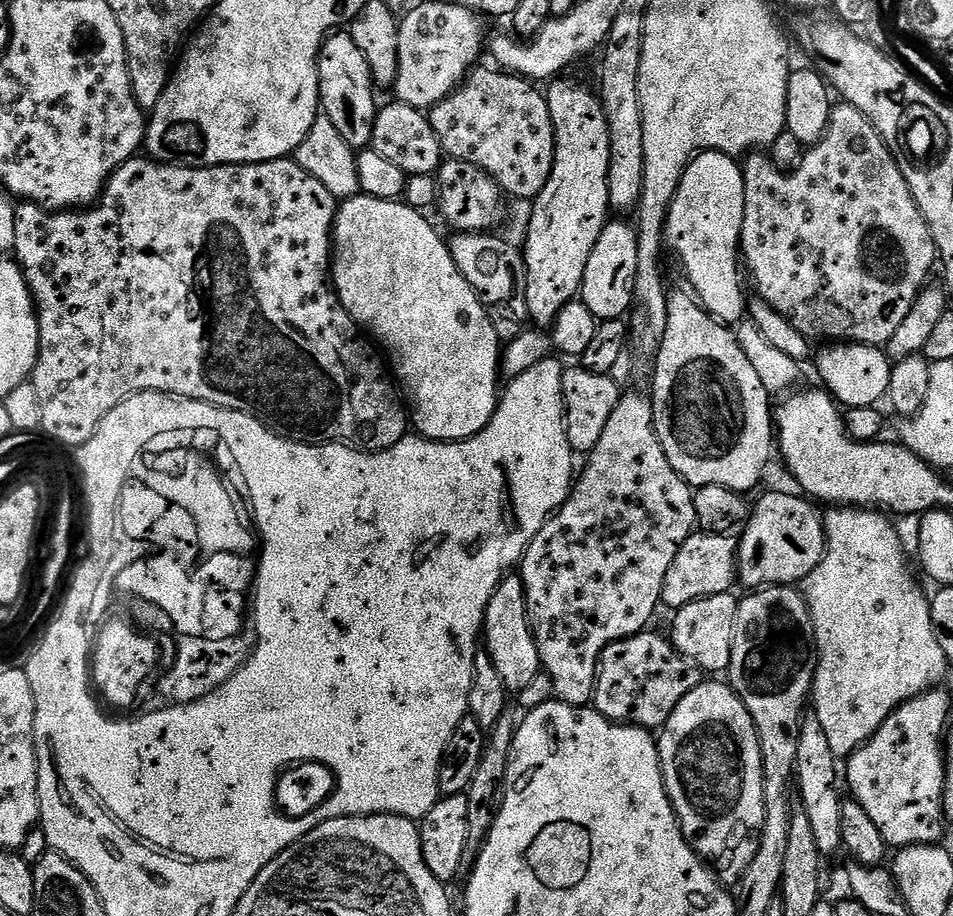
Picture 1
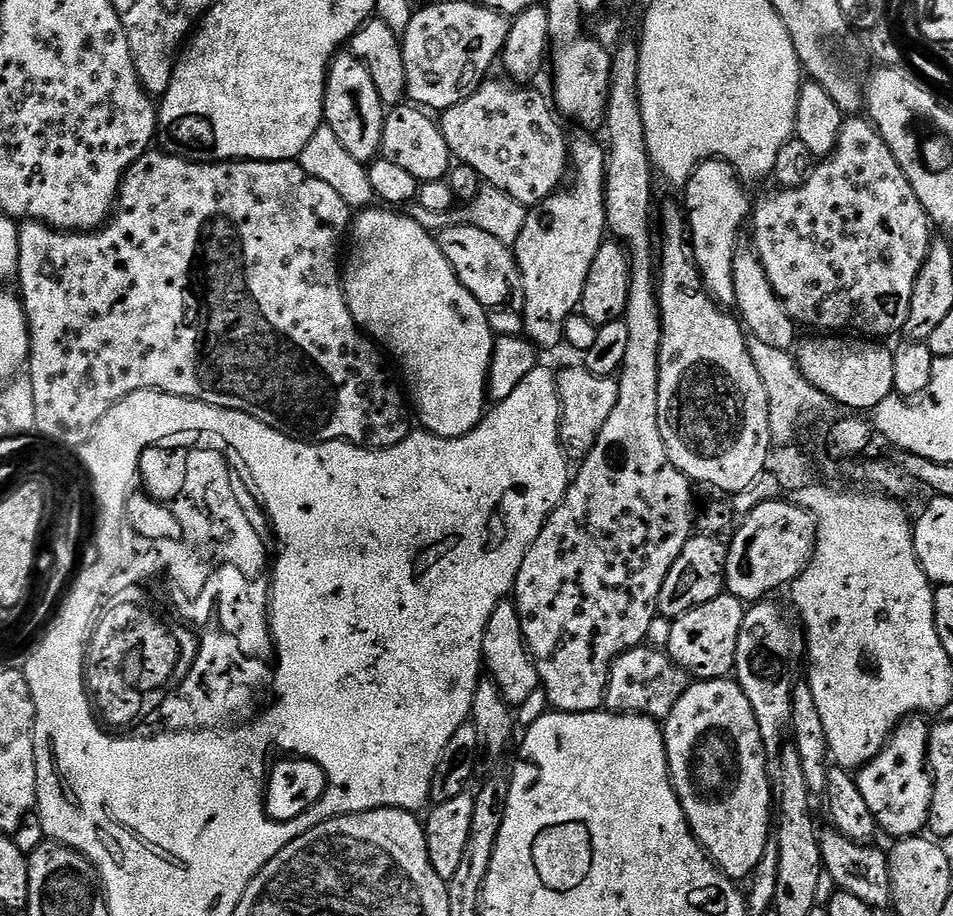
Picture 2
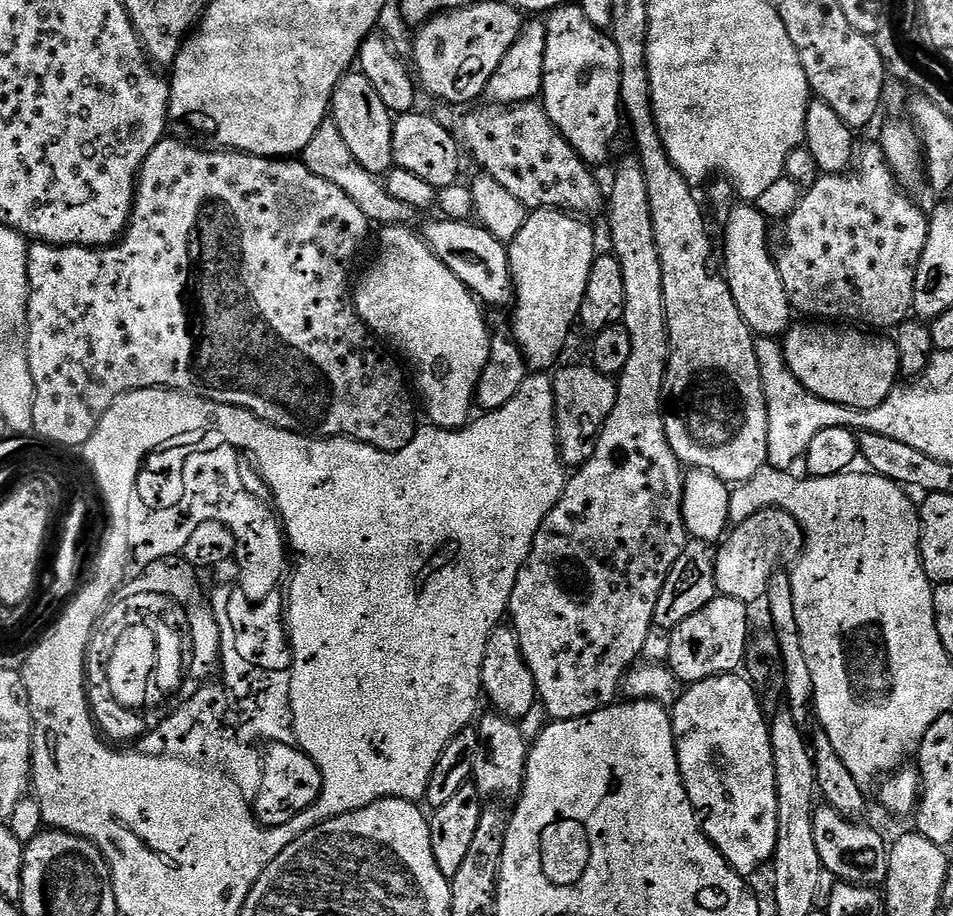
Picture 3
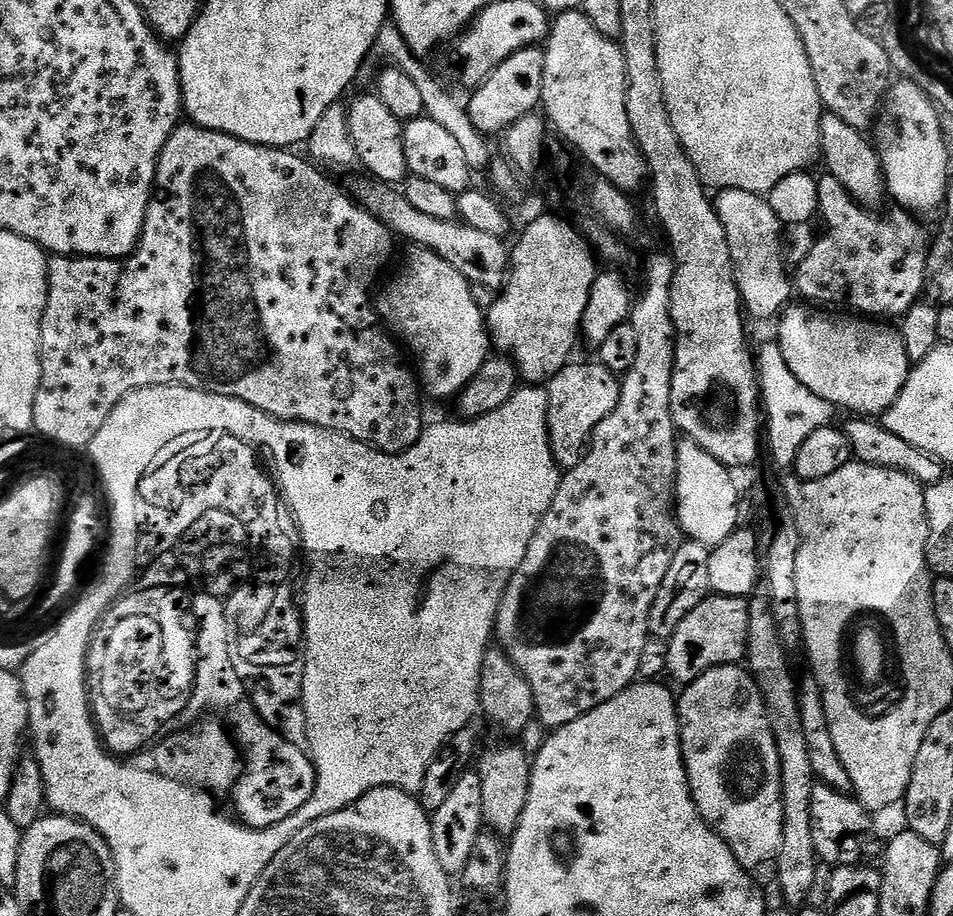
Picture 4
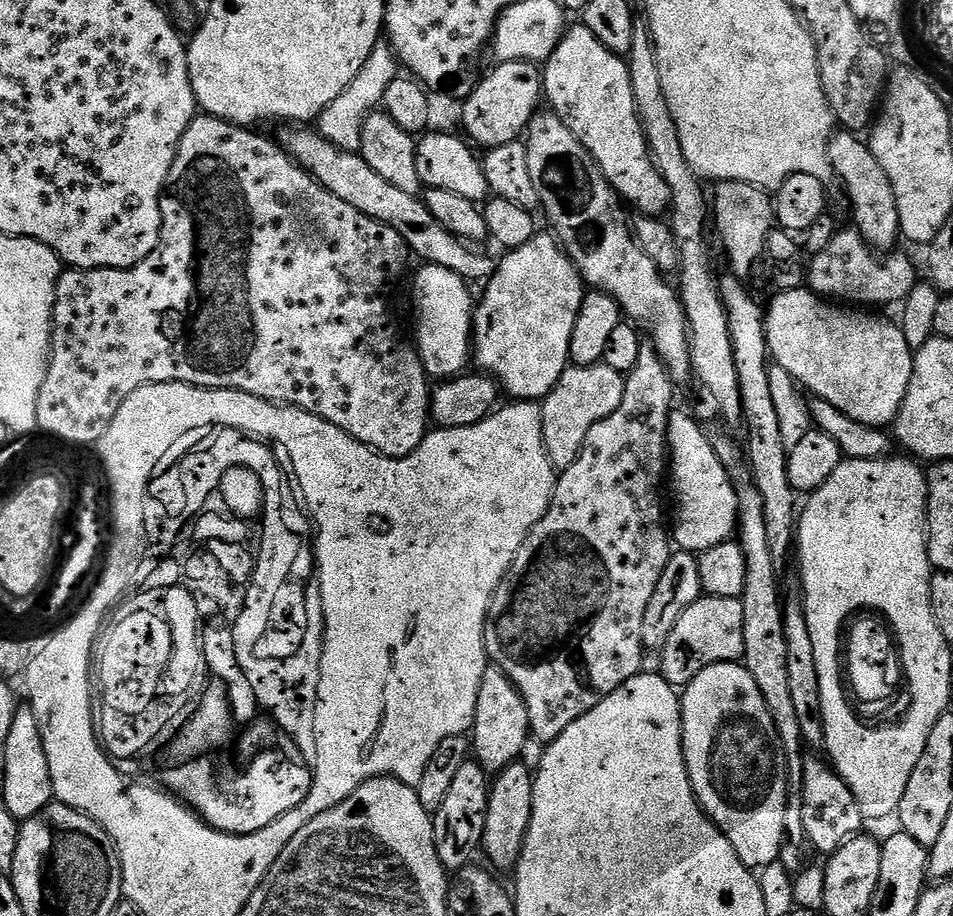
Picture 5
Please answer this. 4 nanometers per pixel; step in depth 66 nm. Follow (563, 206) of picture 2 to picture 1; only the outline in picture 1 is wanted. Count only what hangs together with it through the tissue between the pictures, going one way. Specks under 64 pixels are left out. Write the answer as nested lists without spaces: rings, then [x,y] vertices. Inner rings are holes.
[[[557,79],[546,92],[556,139],[554,166],[546,186],[532,201],[528,237],[522,247],[528,316],[540,330],[547,329],[547,324],[555,325],[556,315],[579,297],[582,274],[586,274],[586,262],[590,262],[594,242],[598,242],[604,225],[610,220],[610,130],[606,126],[604,107],[593,89],[591,92],[564,79]]]

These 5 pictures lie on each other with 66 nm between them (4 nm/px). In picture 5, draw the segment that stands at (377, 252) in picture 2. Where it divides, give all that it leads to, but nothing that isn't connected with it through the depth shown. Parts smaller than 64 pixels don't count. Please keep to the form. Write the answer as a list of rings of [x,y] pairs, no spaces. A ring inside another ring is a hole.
[[[425,263],[423,267],[412,284],[412,308],[416,311],[414,343],[429,377],[443,382],[461,375],[467,369],[464,367],[473,359],[474,296],[472,300],[468,293],[469,285],[458,274],[454,274],[454,270],[430,263]]]

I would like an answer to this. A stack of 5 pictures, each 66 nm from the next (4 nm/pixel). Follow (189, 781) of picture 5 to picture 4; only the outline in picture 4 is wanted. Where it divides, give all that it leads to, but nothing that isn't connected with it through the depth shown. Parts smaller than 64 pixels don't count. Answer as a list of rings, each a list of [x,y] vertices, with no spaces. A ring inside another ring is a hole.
[[[251,721],[250,743],[253,753],[241,773],[240,790],[232,801],[235,813],[249,825],[272,824],[290,818],[310,802],[316,789],[314,766],[300,746],[289,746],[276,736],[264,732],[260,723]]]

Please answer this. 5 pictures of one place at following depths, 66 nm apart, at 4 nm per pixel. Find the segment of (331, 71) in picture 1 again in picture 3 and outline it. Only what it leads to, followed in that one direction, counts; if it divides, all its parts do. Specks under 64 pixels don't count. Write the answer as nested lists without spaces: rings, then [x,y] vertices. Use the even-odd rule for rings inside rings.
[[[359,70],[349,71],[341,78],[332,95],[330,118],[342,133],[342,142],[354,154],[354,158],[367,172],[380,178],[392,171],[394,167],[394,130],[392,121],[394,113],[386,110],[378,90],[374,90],[374,82],[366,78]]]

